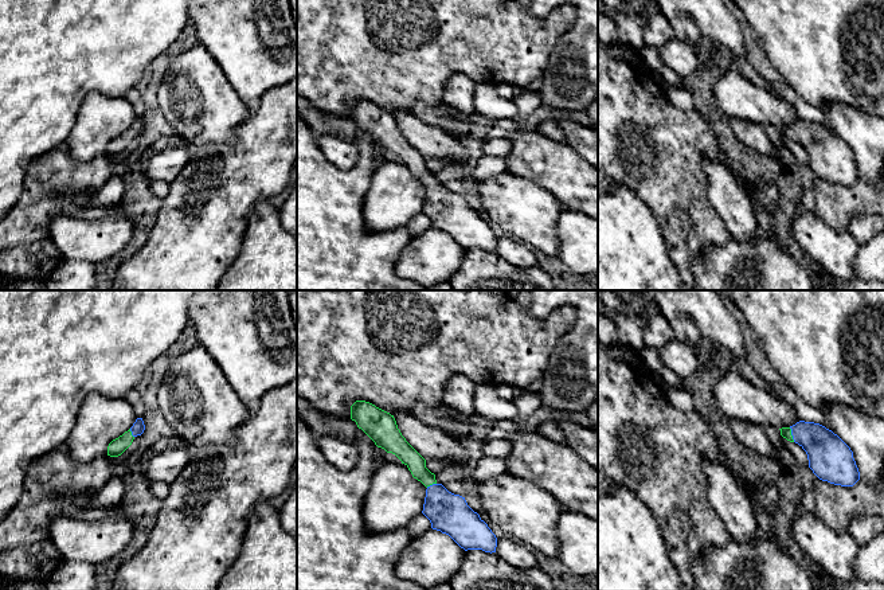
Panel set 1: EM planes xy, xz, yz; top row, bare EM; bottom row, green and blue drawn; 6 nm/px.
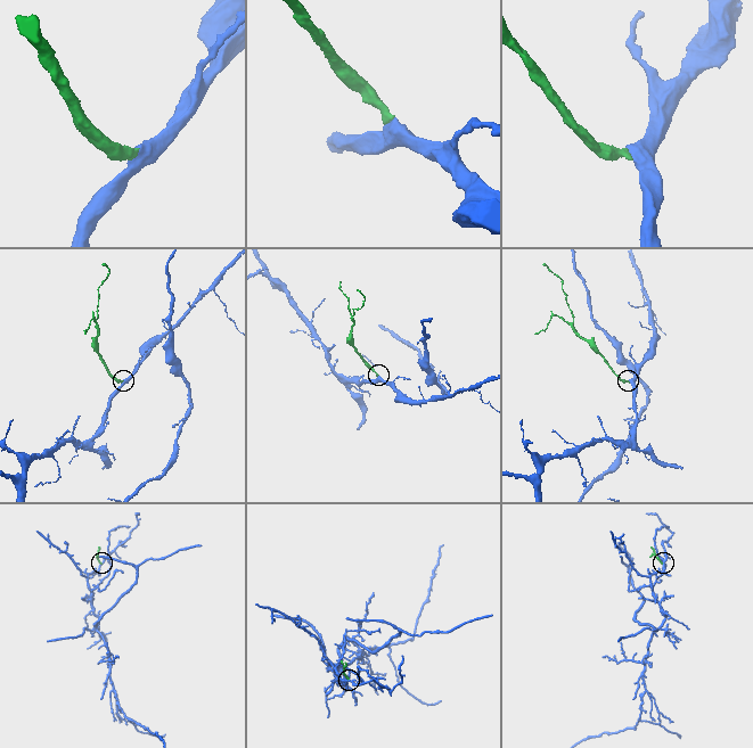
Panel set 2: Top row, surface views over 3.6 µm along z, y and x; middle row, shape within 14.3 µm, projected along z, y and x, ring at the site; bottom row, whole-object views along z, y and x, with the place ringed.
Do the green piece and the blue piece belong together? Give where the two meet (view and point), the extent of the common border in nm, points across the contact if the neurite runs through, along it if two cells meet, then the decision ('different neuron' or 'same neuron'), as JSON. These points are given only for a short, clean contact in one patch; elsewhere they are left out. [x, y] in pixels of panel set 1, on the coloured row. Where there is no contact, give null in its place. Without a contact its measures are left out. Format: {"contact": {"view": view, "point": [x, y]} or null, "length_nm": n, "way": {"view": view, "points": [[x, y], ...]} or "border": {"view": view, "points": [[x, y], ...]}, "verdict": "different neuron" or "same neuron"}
{"contact": {"view": "yz", "point": [790, 434]}, "length_nm": 90, "way": {"view": "yz", "points": [[785, 432], [790, 434], [809, 434], [826, 452]]}, "verdict": "same neuron"}

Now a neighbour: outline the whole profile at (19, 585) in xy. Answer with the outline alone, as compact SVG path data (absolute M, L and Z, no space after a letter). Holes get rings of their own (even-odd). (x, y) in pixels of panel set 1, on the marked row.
M16 581L8 583L4 590L46 590L46 585L42 581Z

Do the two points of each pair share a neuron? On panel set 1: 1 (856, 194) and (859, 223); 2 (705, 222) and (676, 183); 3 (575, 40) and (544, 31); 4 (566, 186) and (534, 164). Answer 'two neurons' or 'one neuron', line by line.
1: two neurons
2: one neuron
3: two neurons
4: one neuron

